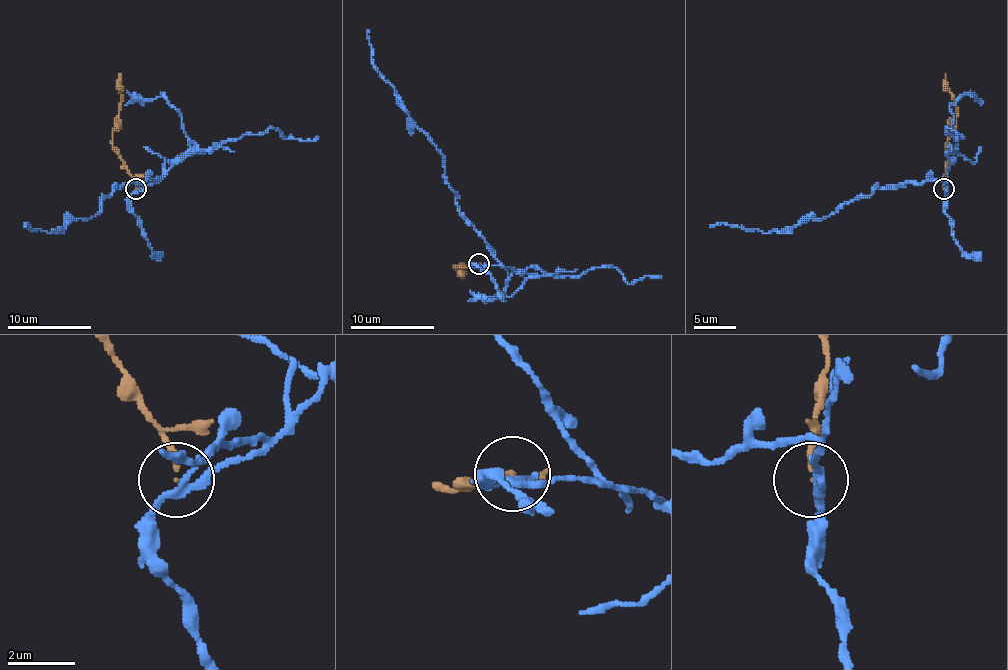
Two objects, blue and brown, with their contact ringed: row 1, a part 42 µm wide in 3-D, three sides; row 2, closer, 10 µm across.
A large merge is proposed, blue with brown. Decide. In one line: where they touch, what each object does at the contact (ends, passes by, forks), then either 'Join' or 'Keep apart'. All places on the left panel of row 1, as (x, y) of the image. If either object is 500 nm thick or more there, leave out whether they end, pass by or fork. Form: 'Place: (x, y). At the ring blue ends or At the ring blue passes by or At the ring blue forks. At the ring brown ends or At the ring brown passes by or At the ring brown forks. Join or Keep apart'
Place: (136, 189). At the ring blue passes by. At the ring brown ends. Keep apart

